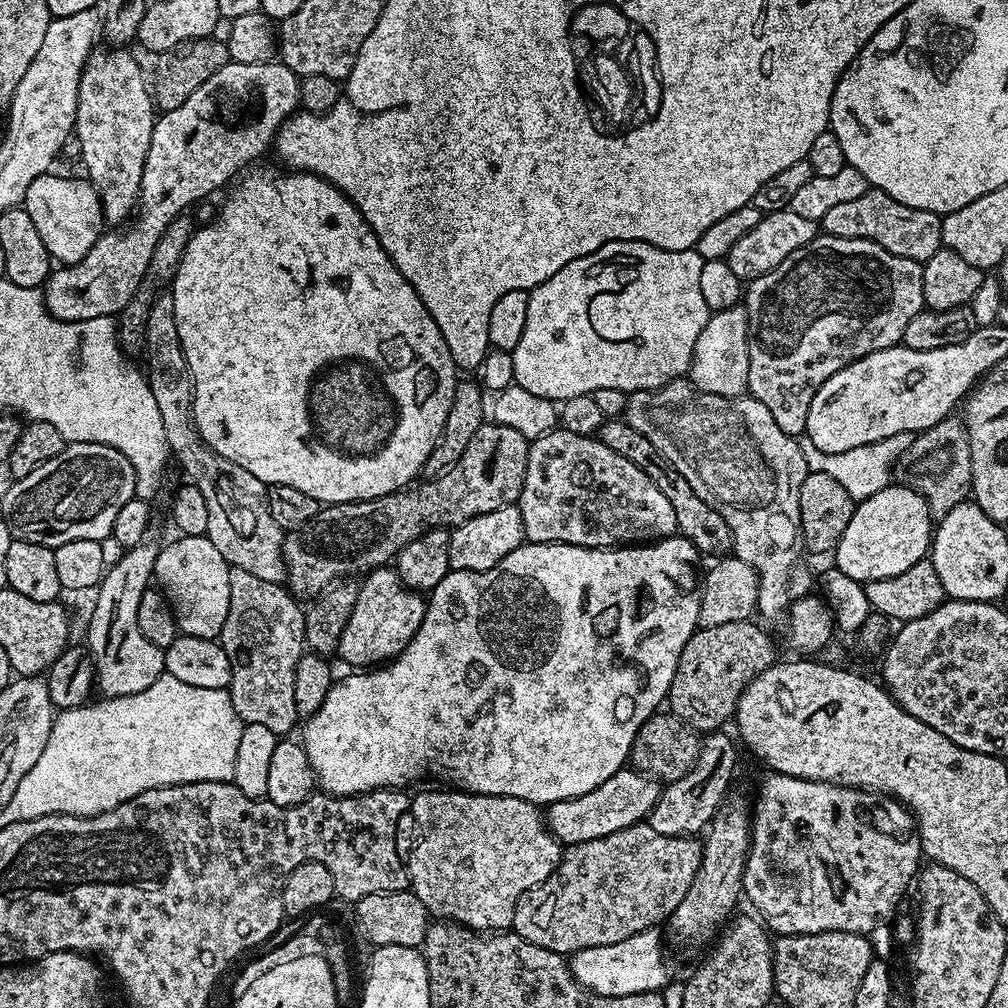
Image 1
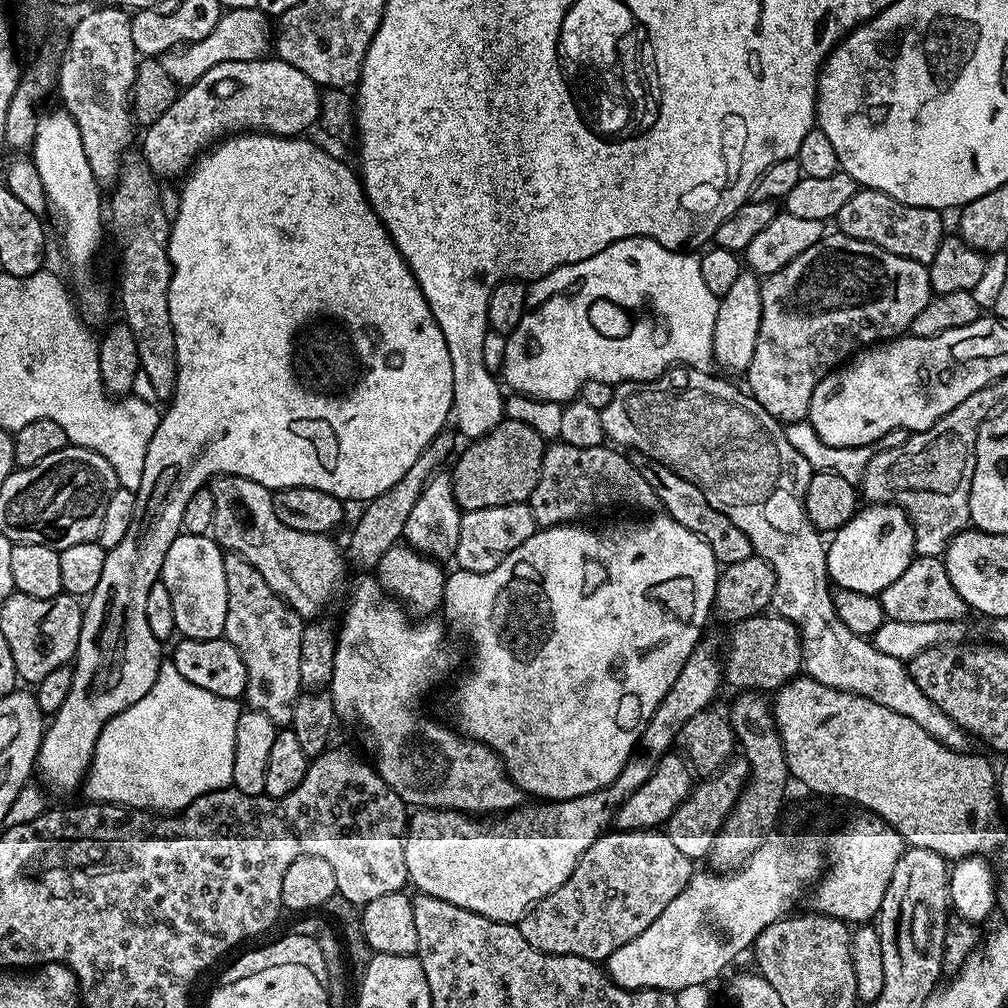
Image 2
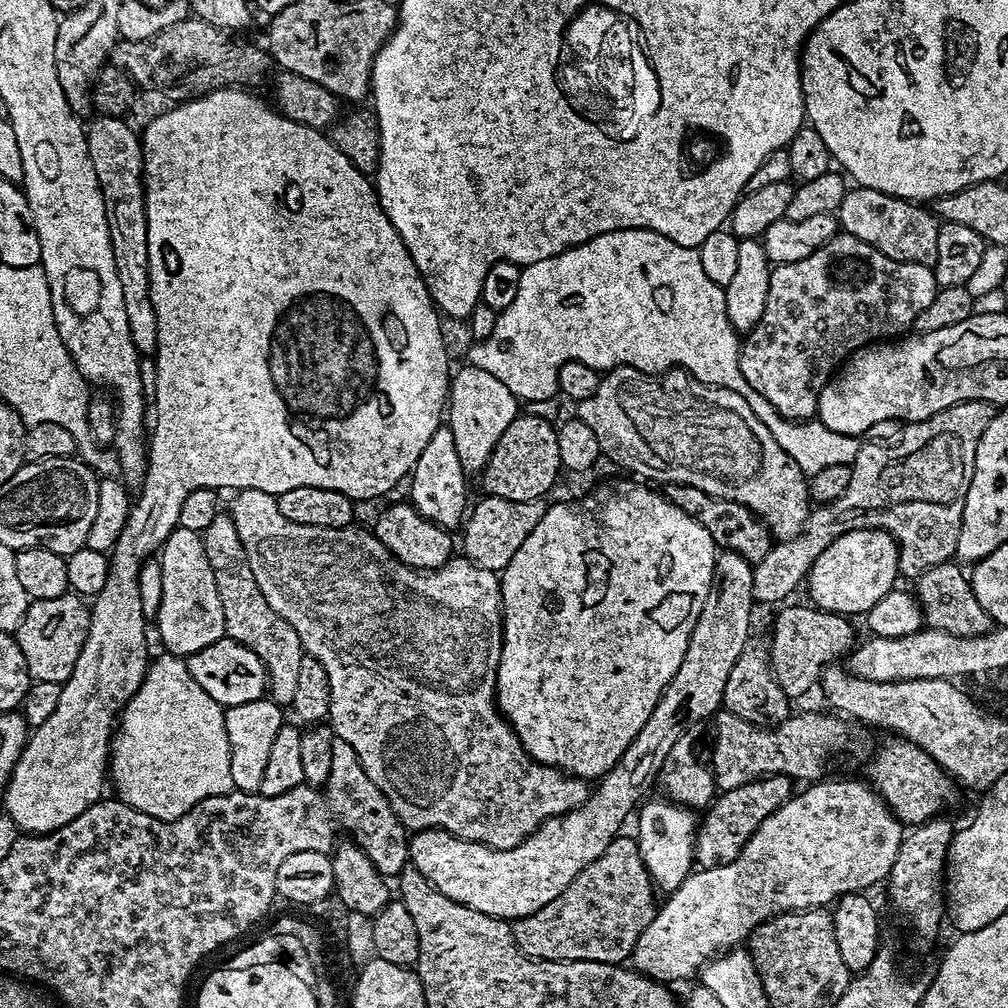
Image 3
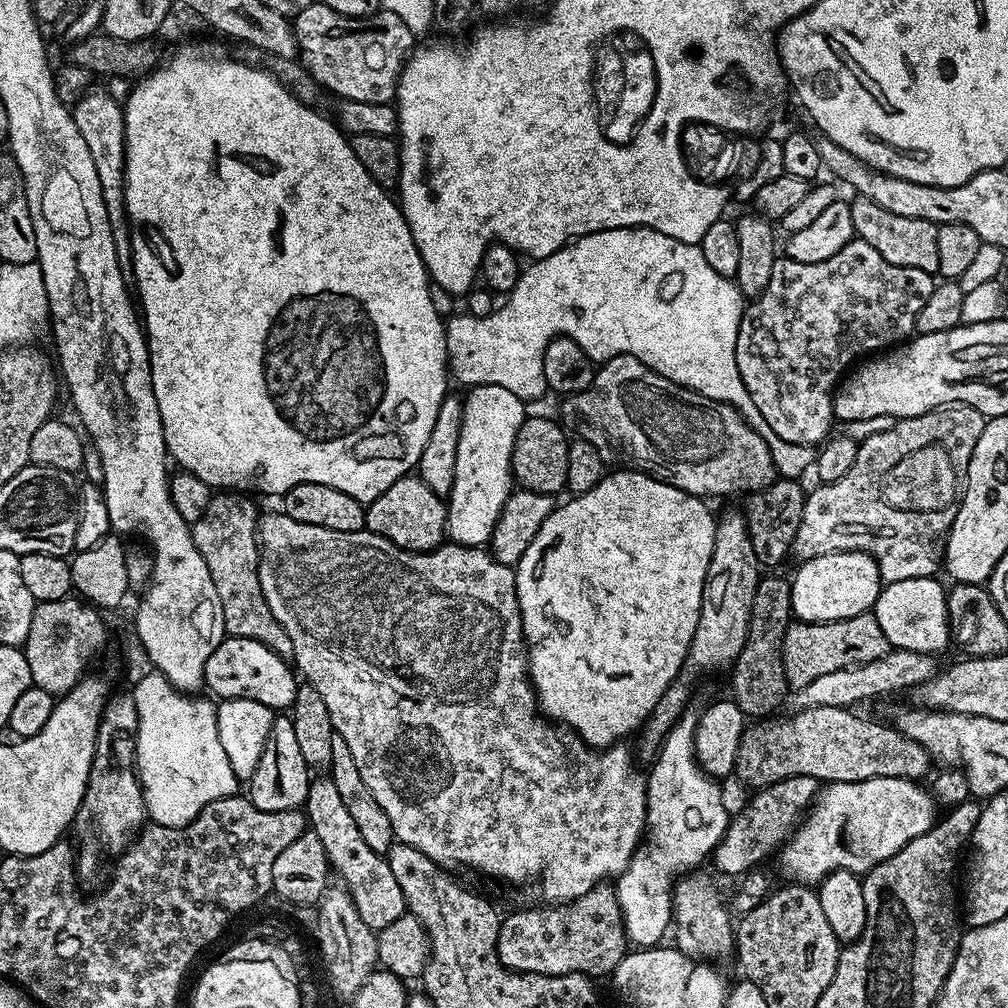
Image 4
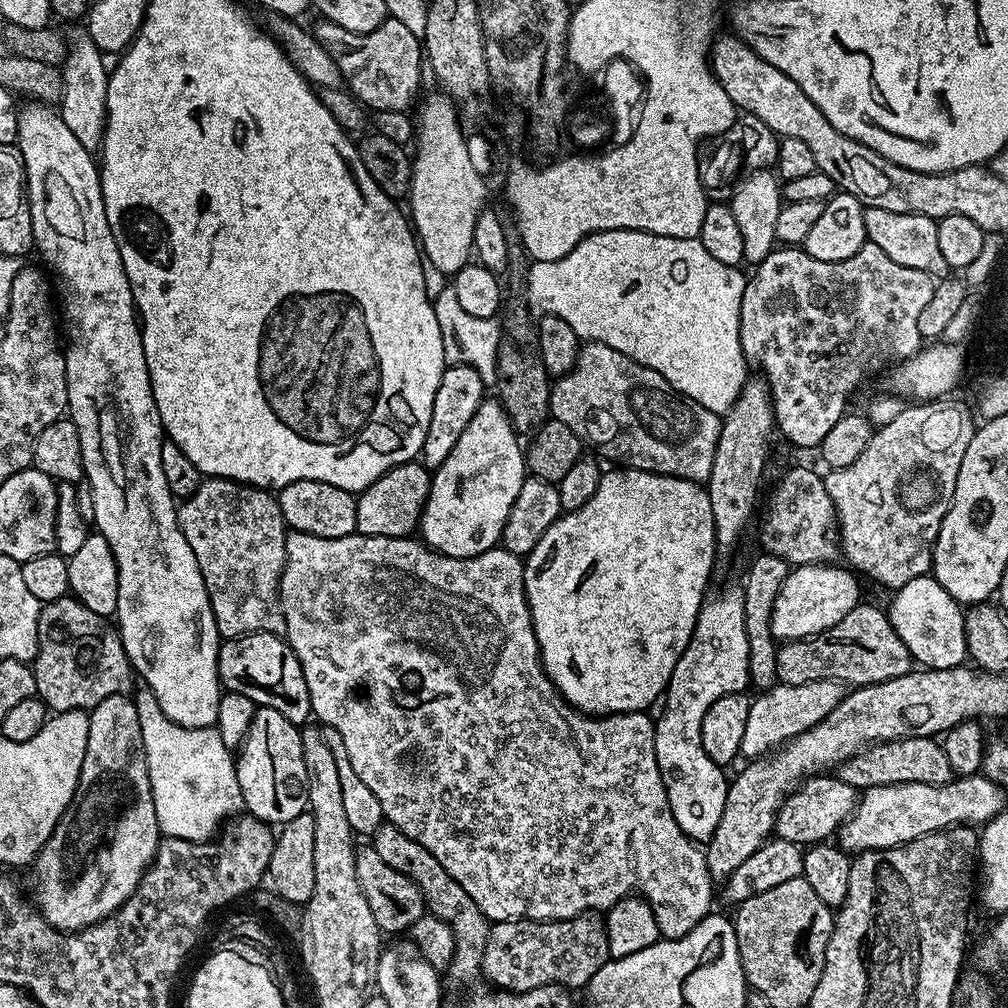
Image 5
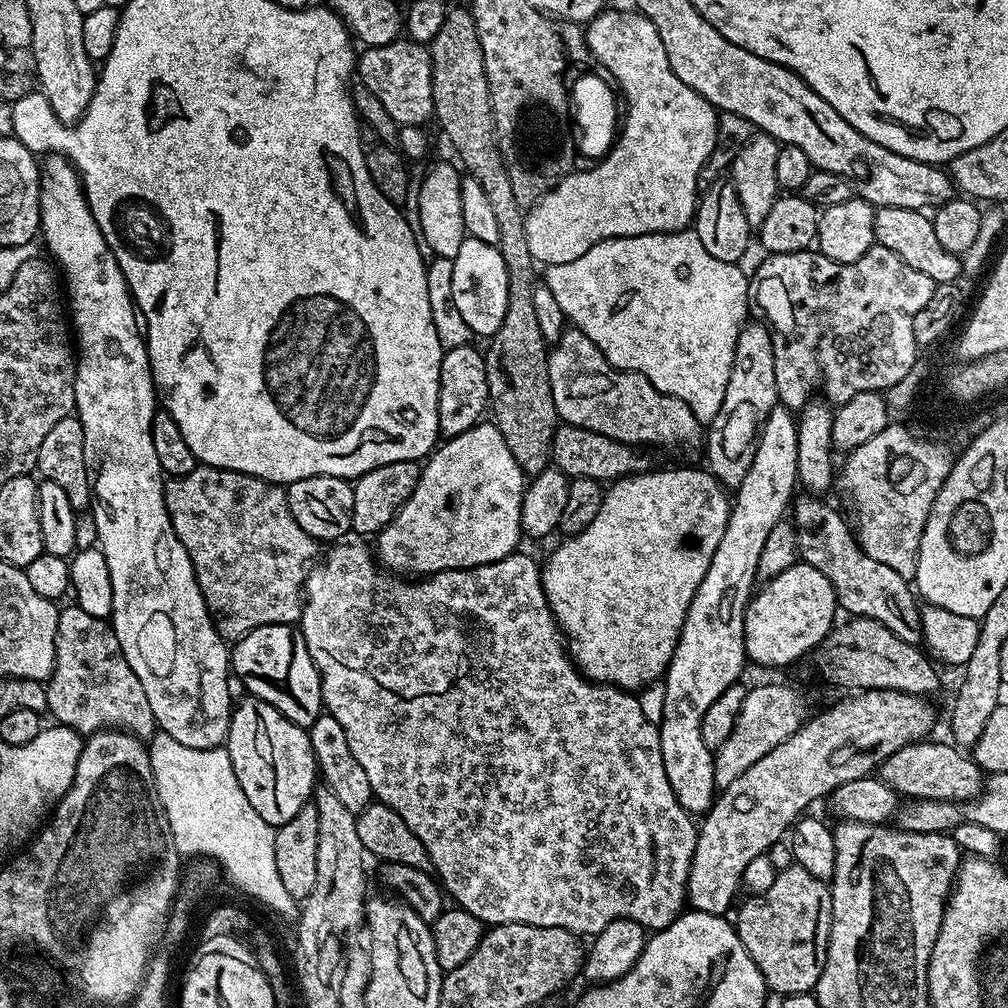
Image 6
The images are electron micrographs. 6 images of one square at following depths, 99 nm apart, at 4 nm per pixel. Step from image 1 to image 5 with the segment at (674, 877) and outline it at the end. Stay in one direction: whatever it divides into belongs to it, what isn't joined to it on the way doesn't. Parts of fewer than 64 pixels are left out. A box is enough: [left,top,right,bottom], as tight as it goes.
[480,910,608,992]

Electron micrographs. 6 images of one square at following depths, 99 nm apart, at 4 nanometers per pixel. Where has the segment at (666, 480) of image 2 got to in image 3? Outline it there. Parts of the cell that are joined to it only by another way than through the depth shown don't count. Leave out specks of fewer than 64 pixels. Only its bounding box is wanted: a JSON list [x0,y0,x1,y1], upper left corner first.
[666,483,774,566]

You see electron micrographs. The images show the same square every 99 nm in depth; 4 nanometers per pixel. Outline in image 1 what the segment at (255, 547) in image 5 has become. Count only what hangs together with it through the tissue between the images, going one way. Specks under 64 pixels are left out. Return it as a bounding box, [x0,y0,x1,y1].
[218,567,306,738]

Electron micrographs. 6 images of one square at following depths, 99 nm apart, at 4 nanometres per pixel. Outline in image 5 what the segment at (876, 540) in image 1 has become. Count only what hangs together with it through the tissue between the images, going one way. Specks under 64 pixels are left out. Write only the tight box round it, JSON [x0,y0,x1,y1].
[772,564,861,641]

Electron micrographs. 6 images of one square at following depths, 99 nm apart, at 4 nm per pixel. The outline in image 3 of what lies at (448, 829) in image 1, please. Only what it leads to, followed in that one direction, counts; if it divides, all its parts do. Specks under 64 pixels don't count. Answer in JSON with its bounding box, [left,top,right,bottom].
[408,551,754,922]

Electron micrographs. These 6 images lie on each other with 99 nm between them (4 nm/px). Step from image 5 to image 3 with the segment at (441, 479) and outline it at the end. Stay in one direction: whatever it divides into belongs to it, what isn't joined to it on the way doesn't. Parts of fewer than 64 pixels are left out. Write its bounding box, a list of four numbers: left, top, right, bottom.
[446,367,518,474]

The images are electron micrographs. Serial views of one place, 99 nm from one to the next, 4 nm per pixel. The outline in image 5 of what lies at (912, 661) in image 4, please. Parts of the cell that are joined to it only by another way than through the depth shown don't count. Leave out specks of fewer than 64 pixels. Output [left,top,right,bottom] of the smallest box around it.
[740,680,846,758]

